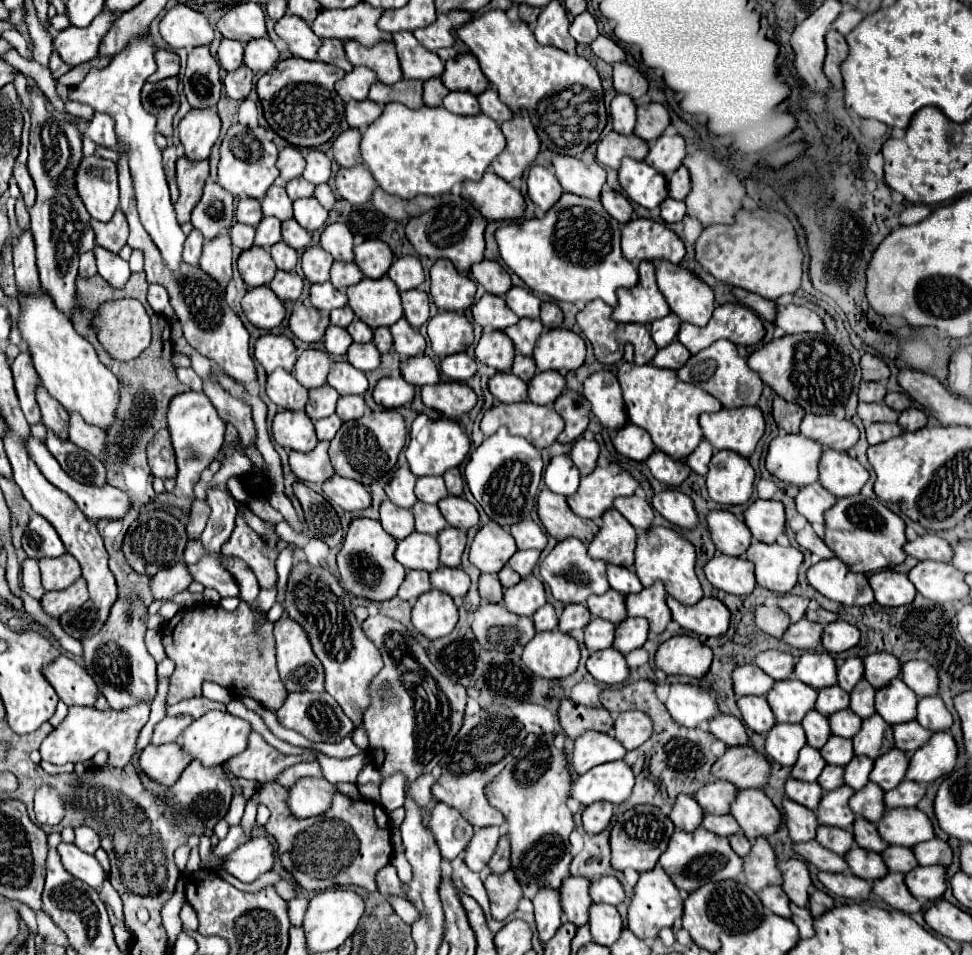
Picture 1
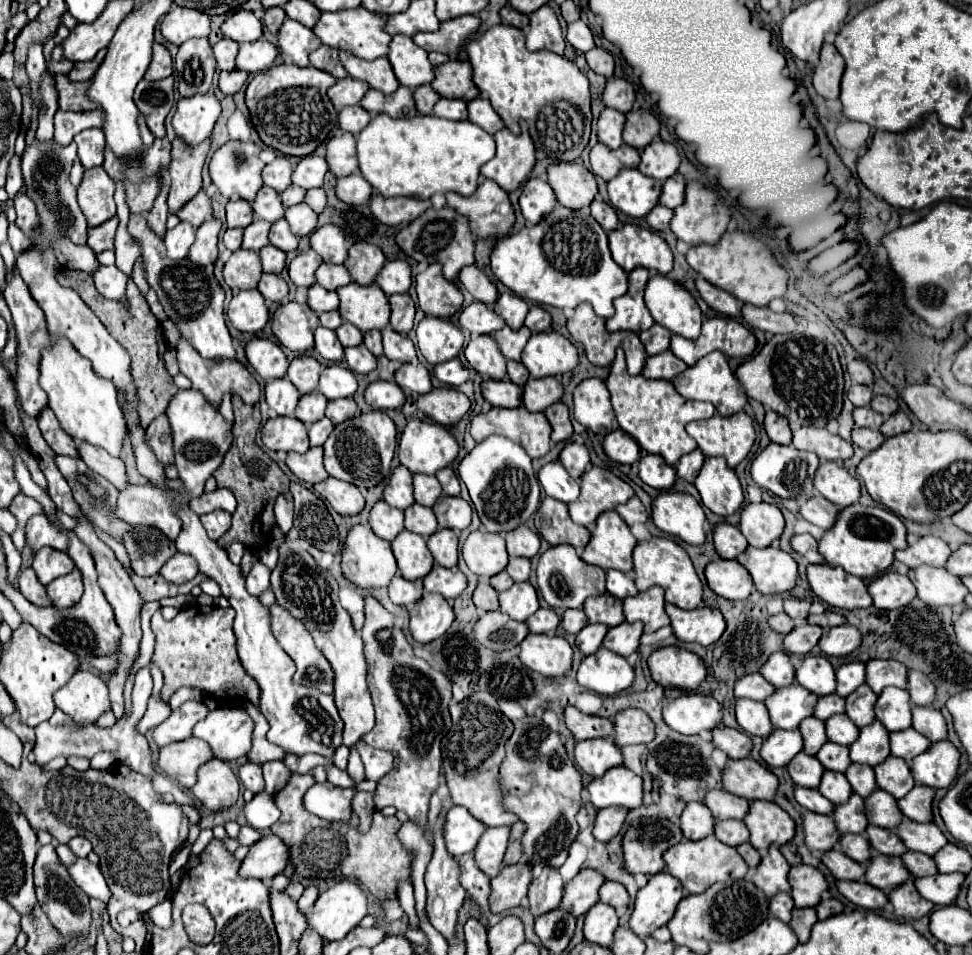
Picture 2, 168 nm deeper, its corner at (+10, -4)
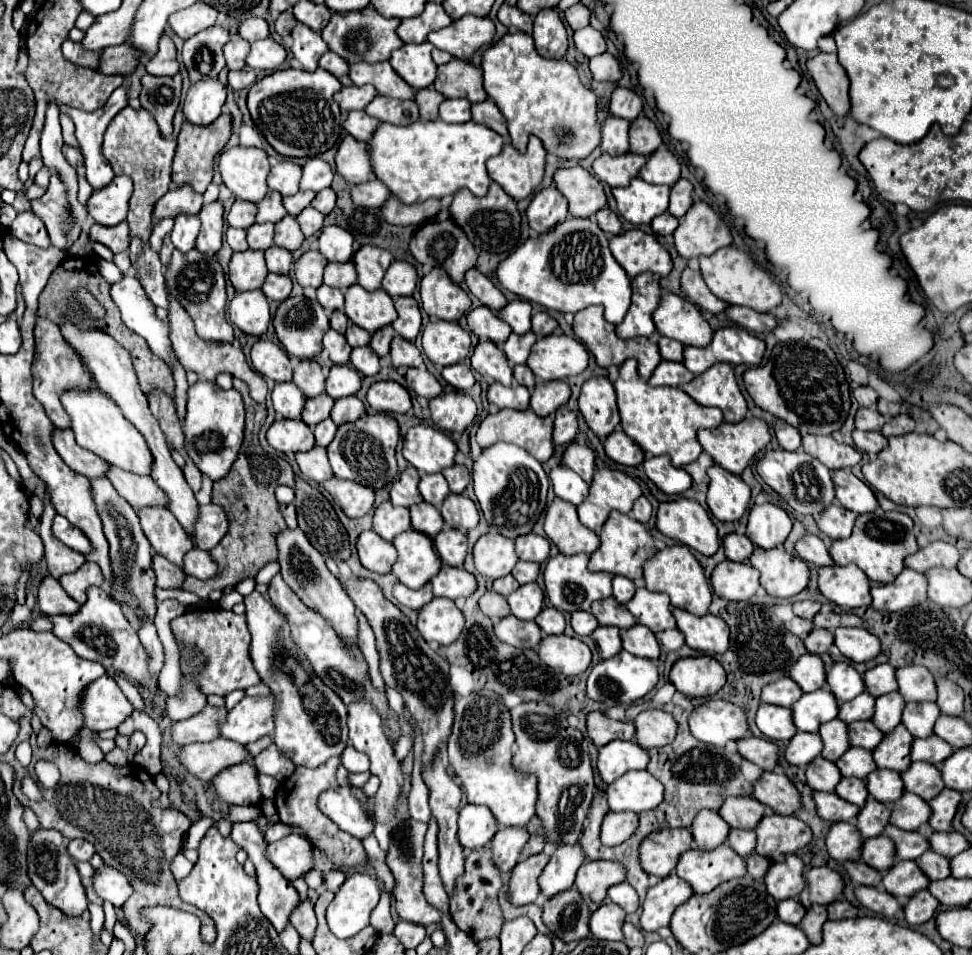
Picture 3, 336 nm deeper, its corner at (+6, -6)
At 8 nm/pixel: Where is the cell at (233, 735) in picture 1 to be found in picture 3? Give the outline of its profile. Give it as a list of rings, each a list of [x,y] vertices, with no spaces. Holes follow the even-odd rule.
[[[272,694],[246,696],[228,712],[226,722],[220,726],[220,736],[246,746],[260,736],[274,734],[274,710],[276,700]]]

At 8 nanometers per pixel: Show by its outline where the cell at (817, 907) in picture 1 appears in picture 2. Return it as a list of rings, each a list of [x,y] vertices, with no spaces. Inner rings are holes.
[[[822,898],[820,904],[816,906],[816,912],[818,912],[818,920],[826,920],[834,914],[840,914],[842,912],[842,902],[840,900],[834,900],[834,898]]]

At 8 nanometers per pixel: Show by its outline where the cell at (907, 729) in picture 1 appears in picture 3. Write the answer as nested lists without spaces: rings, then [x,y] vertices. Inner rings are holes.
[[[930,736],[926,740],[916,738],[914,744],[912,744],[912,754],[910,756],[912,756],[914,762],[922,760],[922,762],[930,762],[934,766],[942,766],[942,762],[950,754],[954,754],[954,748],[948,742],[944,742],[938,736]]]

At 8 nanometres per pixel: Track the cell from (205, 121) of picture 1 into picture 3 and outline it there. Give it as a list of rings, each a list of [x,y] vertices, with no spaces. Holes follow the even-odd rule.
[[[204,78],[190,86],[184,102],[184,118],[198,126],[212,124],[226,102],[226,88],[218,78]]]

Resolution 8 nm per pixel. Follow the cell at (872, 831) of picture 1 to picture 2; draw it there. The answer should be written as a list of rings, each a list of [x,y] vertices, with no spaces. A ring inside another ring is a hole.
[[[868,826],[866,828],[866,838],[872,850],[886,854],[886,856],[902,856],[906,852],[906,846],[900,842],[900,838],[886,830],[886,828],[878,828],[878,826]]]

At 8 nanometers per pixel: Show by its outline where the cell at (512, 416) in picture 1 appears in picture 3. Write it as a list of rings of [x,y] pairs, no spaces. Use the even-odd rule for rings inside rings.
[[[500,410],[498,414],[488,414],[476,434],[476,440],[482,448],[488,448],[496,442],[512,442],[520,448],[524,448],[528,454],[532,454],[538,462],[546,462],[552,452],[554,452],[554,442],[552,442],[552,418],[540,418],[532,410],[518,412],[518,410]]]

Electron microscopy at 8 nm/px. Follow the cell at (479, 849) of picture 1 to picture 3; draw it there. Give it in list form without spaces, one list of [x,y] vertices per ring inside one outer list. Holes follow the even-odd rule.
[[[500,828],[488,848],[494,852],[494,862],[502,872],[512,870],[520,858],[530,834],[526,828]]]

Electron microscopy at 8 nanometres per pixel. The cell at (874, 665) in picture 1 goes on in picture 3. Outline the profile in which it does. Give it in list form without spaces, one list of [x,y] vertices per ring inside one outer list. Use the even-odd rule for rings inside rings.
[[[904,666],[896,670],[898,692],[906,702],[934,702],[936,678],[924,666]]]

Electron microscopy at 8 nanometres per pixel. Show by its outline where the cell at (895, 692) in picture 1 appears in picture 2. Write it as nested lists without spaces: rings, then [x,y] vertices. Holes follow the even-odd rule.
[[[884,688],[884,692],[878,694],[874,712],[876,712],[876,720],[882,722],[882,726],[890,732],[906,730],[912,726],[910,696],[902,688]]]

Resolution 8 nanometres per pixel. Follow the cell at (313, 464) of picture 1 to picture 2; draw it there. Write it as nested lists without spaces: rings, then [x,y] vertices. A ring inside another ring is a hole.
[[[322,446],[310,448],[304,454],[288,452],[286,466],[304,484],[316,484],[316,482],[322,482],[328,478],[328,472],[322,466]]]

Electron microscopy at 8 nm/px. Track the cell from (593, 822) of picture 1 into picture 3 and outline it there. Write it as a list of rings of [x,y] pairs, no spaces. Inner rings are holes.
[[[608,812],[602,822],[602,844],[618,846],[626,842],[638,828],[638,814],[634,812]]]

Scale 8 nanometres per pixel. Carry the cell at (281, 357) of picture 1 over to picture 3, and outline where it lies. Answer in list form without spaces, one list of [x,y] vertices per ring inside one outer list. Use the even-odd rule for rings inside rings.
[[[258,340],[252,346],[250,360],[256,372],[260,372],[266,378],[272,378],[274,382],[292,380],[292,366],[290,366],[286,350],[270,340]]]

